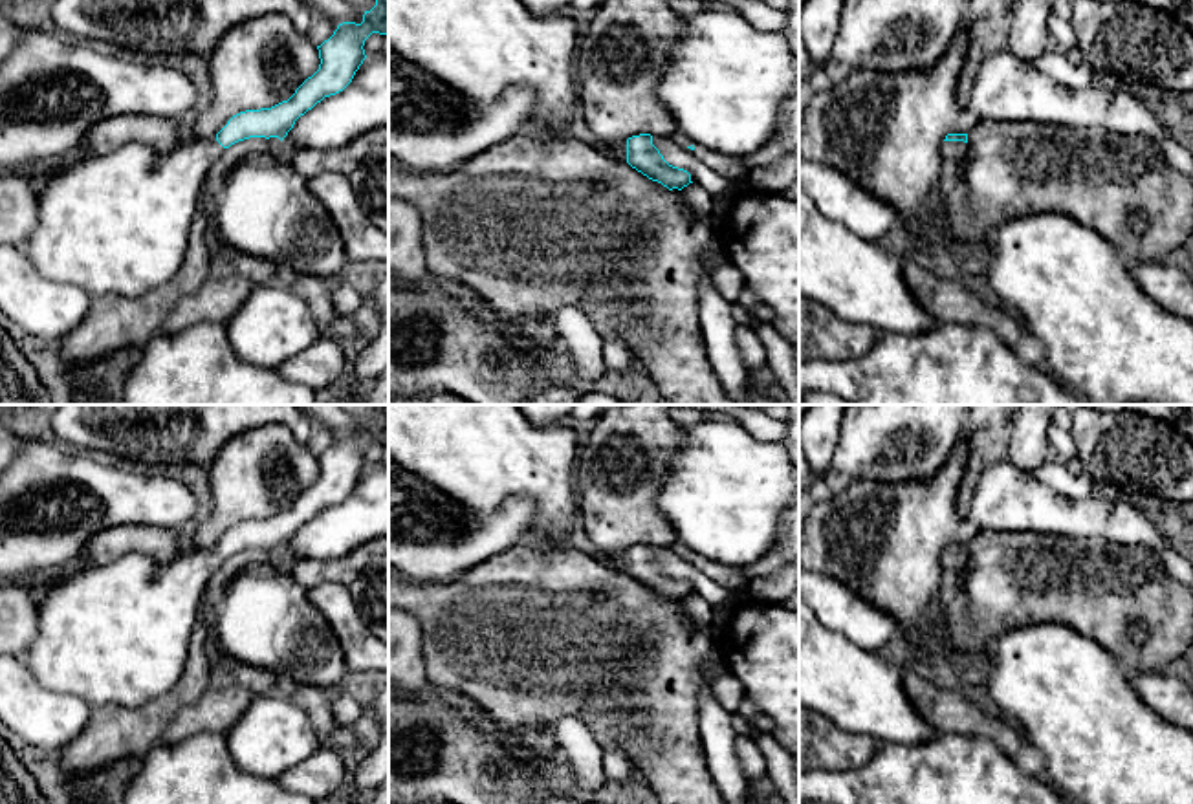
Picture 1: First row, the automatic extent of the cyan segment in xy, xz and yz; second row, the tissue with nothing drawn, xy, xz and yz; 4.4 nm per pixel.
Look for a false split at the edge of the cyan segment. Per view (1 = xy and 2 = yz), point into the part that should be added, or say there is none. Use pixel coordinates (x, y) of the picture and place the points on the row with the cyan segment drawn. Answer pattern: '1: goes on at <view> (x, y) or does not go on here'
1: goes on at xy (118, 222)
2: goes on at yz (957, 151)

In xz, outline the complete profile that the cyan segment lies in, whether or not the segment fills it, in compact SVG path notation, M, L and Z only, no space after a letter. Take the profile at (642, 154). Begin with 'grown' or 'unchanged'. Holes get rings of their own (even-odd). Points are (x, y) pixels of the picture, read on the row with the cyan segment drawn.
grown | M651 134L632 136L627 141L601 143L607 156L616 161L627 161L632 168L652 181L662 183L669 190L682 190L691 181L691 174L684 168L669 165L660 150L652 145Z

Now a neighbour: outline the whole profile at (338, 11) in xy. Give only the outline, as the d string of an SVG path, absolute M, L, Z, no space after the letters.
M302 0L313 15L324 15L335 24L363 22L365 11L357 5L350 5L345 0Z

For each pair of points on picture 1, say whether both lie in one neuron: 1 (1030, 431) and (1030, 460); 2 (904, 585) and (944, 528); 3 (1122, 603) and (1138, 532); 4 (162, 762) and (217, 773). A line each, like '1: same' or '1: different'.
1: same
2: same
3: different
4: same

